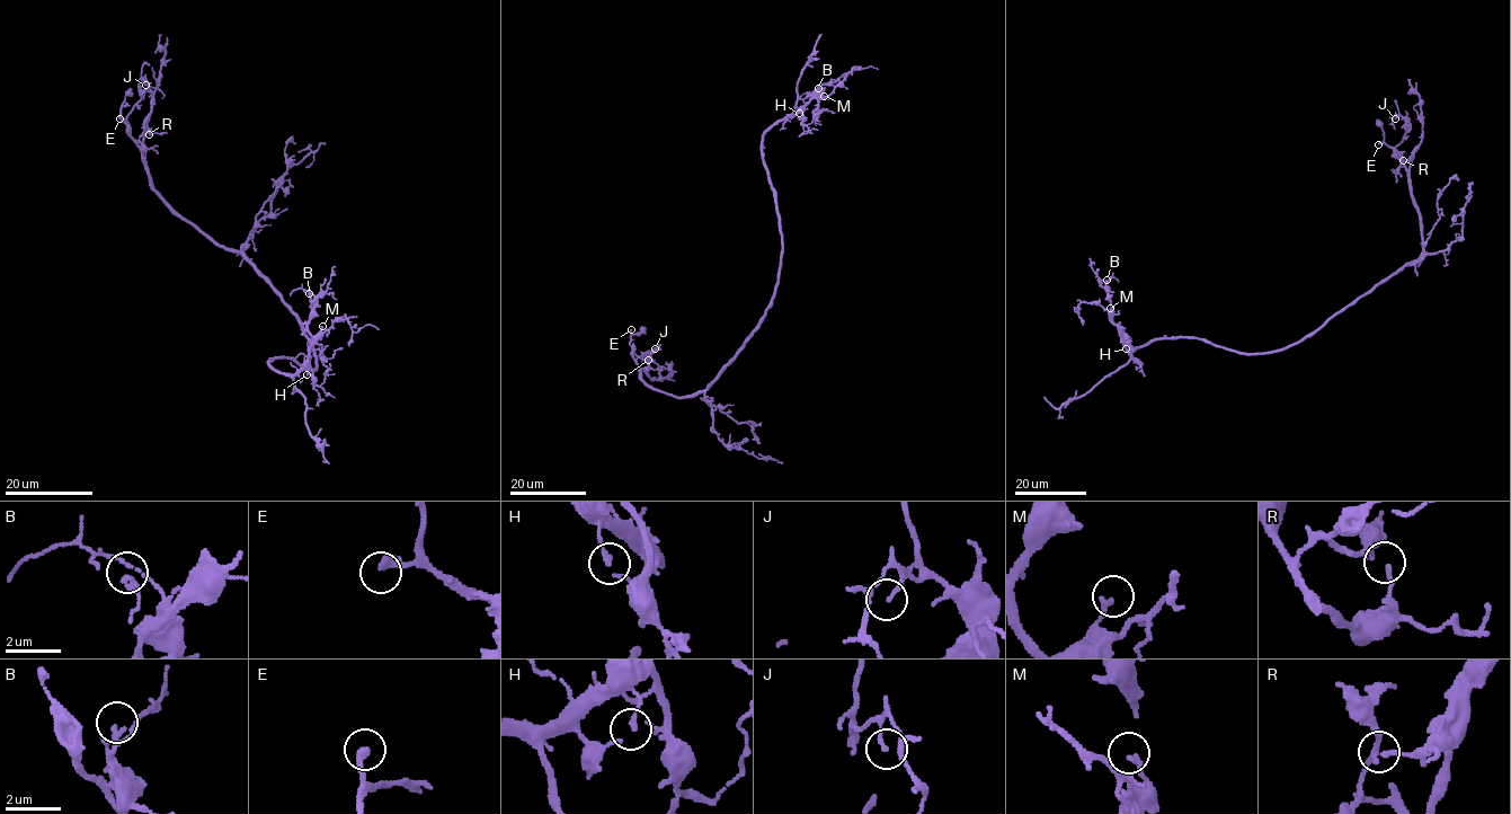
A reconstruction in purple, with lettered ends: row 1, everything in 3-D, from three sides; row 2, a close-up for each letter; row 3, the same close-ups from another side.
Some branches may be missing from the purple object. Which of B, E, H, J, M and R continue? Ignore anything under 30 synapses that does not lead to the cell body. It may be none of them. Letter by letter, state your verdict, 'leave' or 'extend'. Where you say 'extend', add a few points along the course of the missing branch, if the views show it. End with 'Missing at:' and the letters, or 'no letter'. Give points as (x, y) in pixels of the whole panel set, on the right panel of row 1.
B: leave
E: extend; missing branch runs (1378, 144), (1360, 169)
H: leave
J: leave
M: leave
R: leave
Missing at: E

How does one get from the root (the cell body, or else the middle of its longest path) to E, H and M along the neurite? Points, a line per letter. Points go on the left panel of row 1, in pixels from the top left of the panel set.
E: (301, 327), (278, 293), (240, 251), (213, 244), (154, 189), (142, 148), (120, 118)
H: (301, 327), (317, 368), (285, 356), (268, 361), (280, 372), (307, 369), (307, 374)
M: (301, 327), (312, 343), (317, 368), (312, 371), (285, 356), (268, 361), (274, 370), (296, 374), (322, 326)

